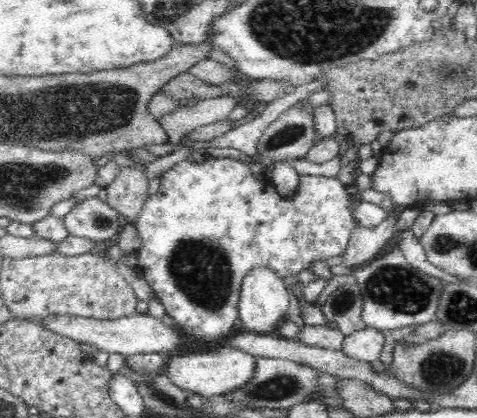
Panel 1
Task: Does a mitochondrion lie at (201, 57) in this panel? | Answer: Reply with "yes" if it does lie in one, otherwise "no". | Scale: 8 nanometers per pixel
no

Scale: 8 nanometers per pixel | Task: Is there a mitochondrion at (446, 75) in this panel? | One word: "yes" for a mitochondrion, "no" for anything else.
yes

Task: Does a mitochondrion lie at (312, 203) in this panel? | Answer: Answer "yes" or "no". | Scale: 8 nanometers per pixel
no

